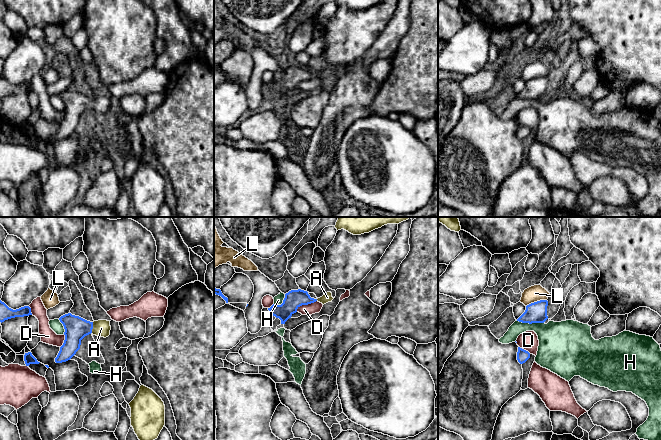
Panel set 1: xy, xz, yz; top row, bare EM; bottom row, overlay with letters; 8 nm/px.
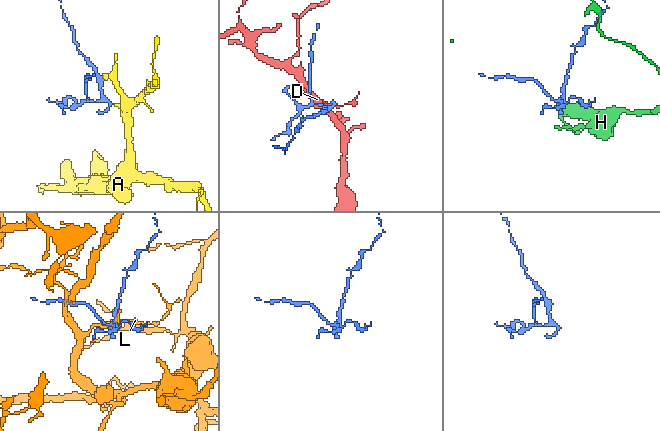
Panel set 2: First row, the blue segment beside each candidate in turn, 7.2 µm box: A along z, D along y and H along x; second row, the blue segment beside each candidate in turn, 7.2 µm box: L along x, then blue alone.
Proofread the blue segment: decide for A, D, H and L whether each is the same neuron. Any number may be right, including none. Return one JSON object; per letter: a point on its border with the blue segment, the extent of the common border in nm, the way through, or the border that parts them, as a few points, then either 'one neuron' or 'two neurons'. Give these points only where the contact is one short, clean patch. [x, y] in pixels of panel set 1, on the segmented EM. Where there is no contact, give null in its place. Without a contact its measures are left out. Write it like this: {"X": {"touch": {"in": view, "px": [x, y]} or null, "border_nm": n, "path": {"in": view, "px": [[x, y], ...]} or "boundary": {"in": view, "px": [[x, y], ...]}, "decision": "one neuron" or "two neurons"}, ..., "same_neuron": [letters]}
{"A": {"touch": {"in": "xy", "px": [92, 328]}, "border_nm": 100, "path": {"in": "xy", "px": [[76, 328], [92, 328], [101, 328]]}, "decision": "one neuron"}, "D": {"touch": {"in": "xz", "px": [305, 304]}, "border_nm": 190, "decision": "two neurons"}, "H": {"touch": {"in": "yz", "px": [530, 323]}, "border_nm": 220, "decision": "two neurons"}, "L": {"touch": {"in": "yz", "px": [537, 301]}, "border_nm": 180, "decision": "two neurons"}, "same_neuron": ["A"]}

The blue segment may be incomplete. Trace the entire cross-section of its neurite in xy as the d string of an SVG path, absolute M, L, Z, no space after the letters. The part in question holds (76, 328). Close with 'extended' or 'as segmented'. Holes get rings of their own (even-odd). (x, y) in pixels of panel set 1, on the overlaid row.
M71 313L61 316L59 320L65 329L65 340L55 358L56 363L70 360L80 349L81 340L85 336L93 334L106 338L110 335L111 326L107 320L90 322Z; extended

